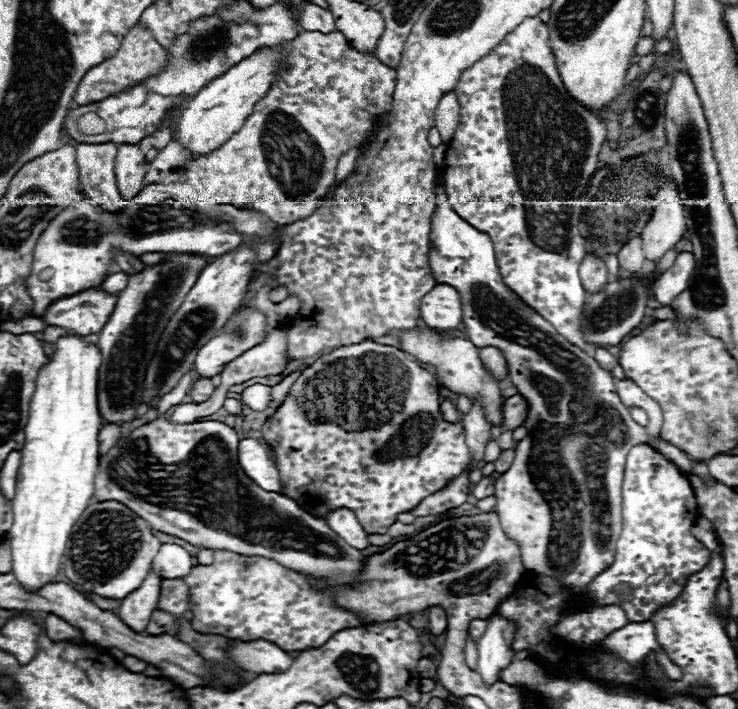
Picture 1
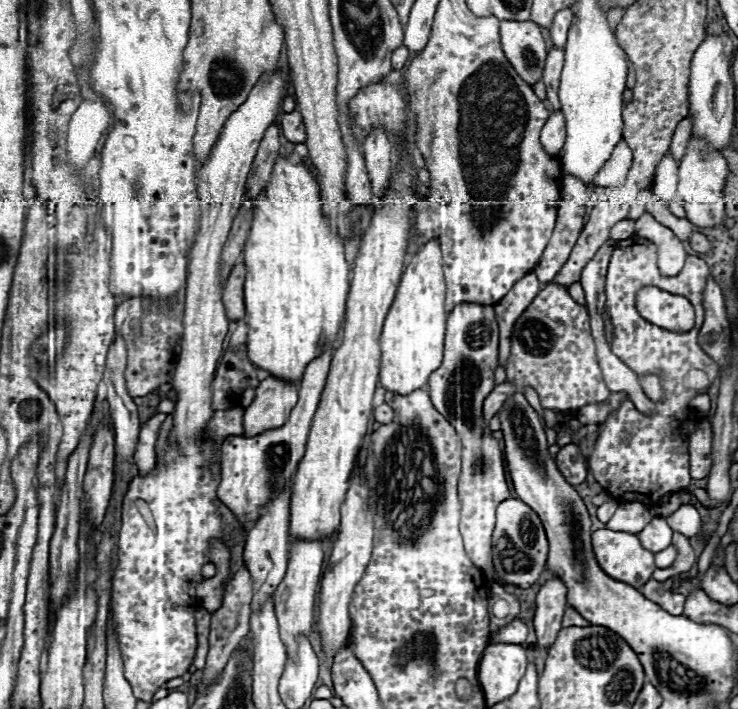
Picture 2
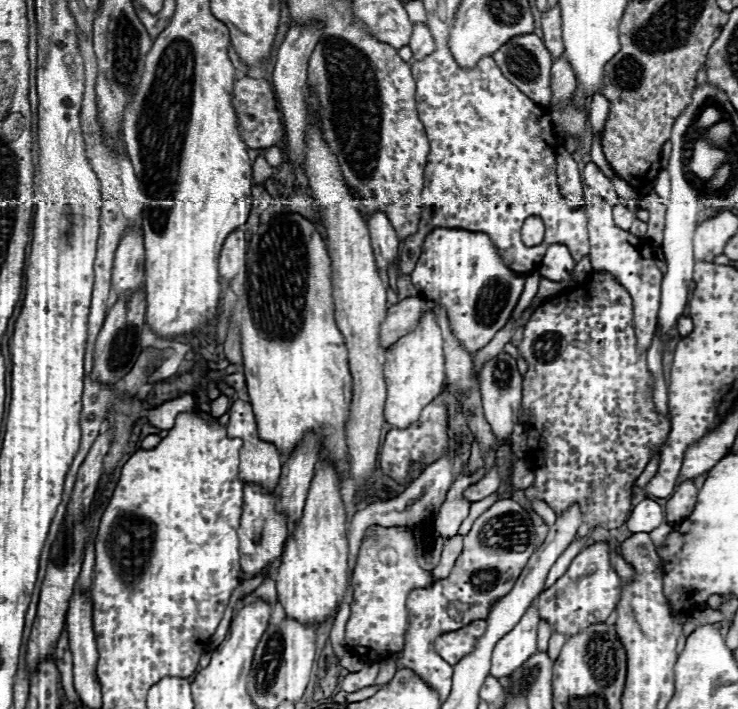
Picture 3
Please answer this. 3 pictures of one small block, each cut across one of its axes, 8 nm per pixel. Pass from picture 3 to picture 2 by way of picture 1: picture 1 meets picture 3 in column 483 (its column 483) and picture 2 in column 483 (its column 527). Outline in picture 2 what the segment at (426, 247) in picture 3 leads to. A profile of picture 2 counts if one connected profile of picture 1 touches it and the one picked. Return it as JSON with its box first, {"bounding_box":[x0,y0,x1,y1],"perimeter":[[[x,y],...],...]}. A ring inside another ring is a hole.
{"bounding_box":[430,302,510,578],"perimeter":[[[462,302],[454,306],[454,310],[448,316],[448,328],[446,328],[446,348],[444,348],[444,362],[434,374],[430,376],[430,398],[436,406],[436,410],[456,428],[456,432],[462,438],[462,474],[458,482],[458,496],[462,500],[462,518],[460,518],[460,534],[464,536],[466,552],[470,554],[472,562],[482,568],[486,574],[494,578],[492,562],[490,562],[490,534],[494,530],[496,522],[496,506],[504,502],[510,496],[506,476],[504,476],[504,462],[502,452],[498,446],[498,440],[490,434],[484,434],[488,428],[488,422],[482,418],[482,402],[486,394],[494,388],[494,370],[498,366],[498,322],[494,314],[494,306],[482,306],[472,302]]]}

